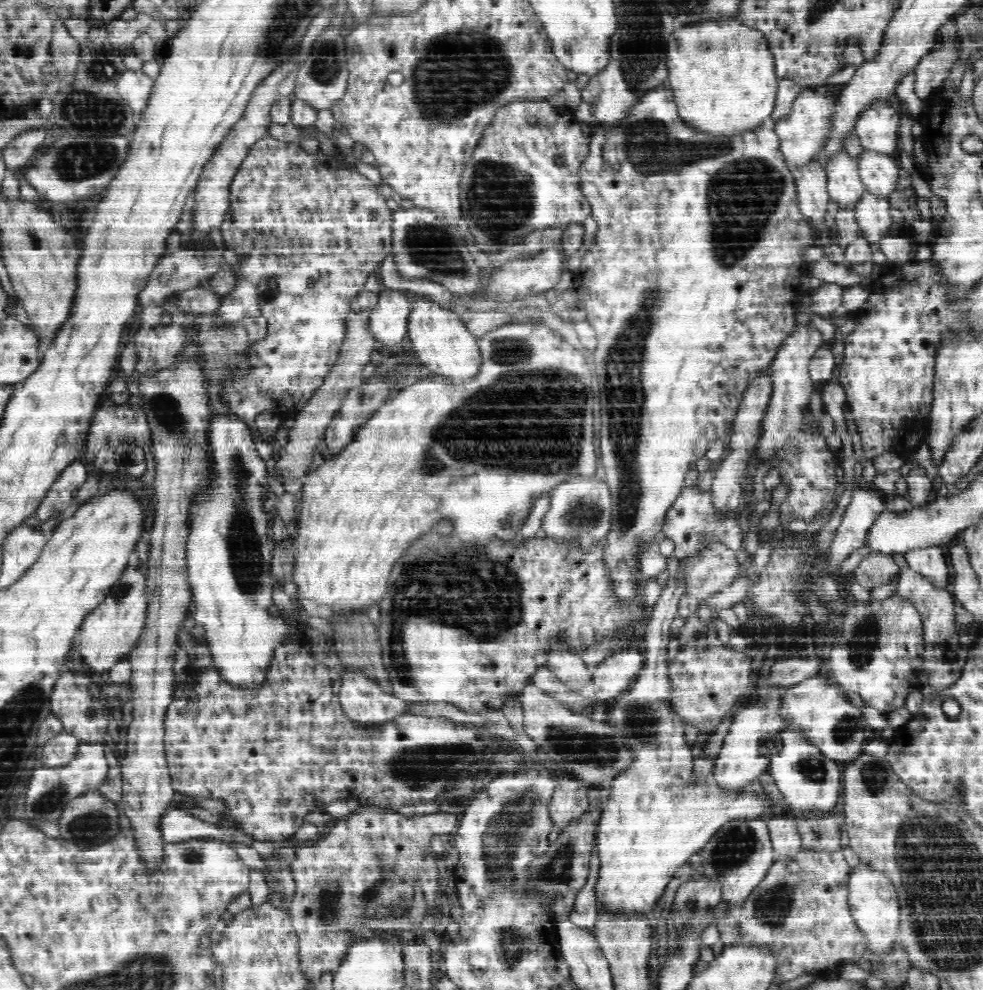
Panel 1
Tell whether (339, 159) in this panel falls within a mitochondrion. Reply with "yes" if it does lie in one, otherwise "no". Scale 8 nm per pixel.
no

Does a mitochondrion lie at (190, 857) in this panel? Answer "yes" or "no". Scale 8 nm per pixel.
yes

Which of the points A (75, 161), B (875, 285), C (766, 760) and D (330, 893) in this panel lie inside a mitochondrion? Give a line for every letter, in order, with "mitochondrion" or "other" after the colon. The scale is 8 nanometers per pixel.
A: mitochondrion
B: other
C: other
D: mitochondrion

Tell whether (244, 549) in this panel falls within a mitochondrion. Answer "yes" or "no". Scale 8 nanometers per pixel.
yes

